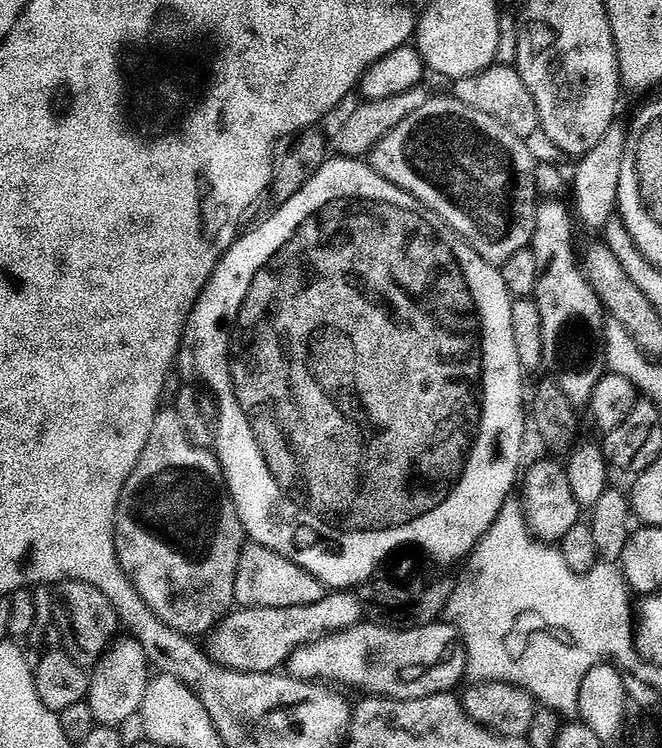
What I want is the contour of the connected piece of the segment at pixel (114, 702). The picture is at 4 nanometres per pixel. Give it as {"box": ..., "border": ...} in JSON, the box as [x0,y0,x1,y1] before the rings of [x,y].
{"box":[87,638,150,729],"border":[[[120,638],[105,652],[103,658],[91,669],[88,682],[87,703],[90,710],[94,710],[97,725],[105,728],[119,729],[128,719],[135,717],[142,706],[142,698],[146,698],[146,690],[150,679],[150,661],[144,647],[134,639]]]}

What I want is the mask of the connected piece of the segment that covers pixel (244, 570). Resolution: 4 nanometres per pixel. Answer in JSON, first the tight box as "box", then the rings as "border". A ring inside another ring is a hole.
{"box":[234,542,326,608],"border":[[[248,542],[238,562],[234,594],[240,608],[304,608],[321,600],[326,594],[326,588],[318,578],[302,570],[302,566],[290,562],[284,553]]]}

